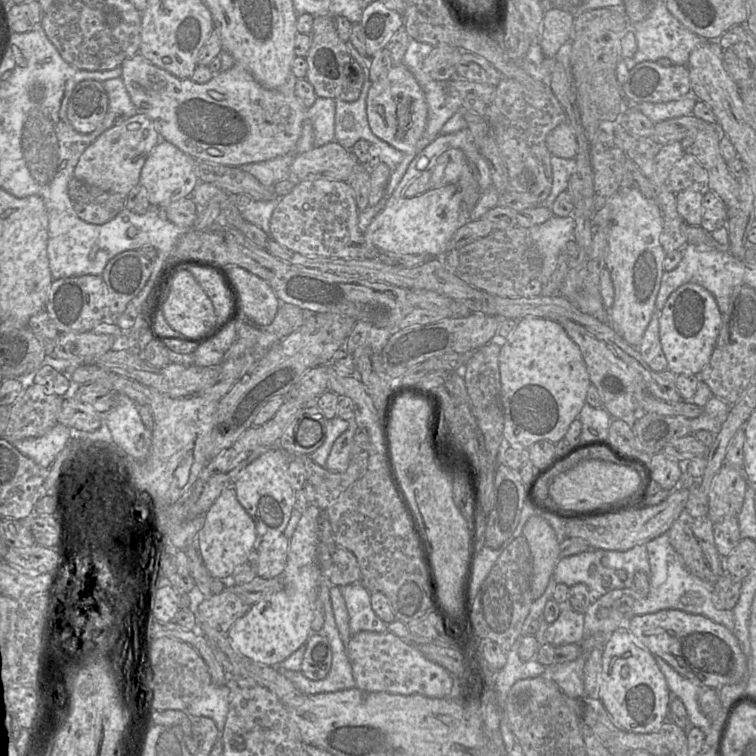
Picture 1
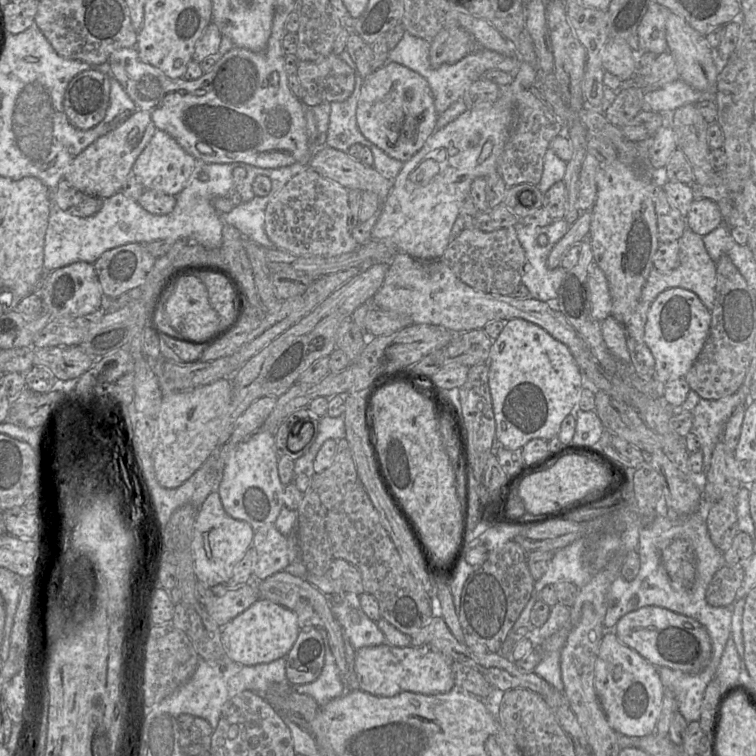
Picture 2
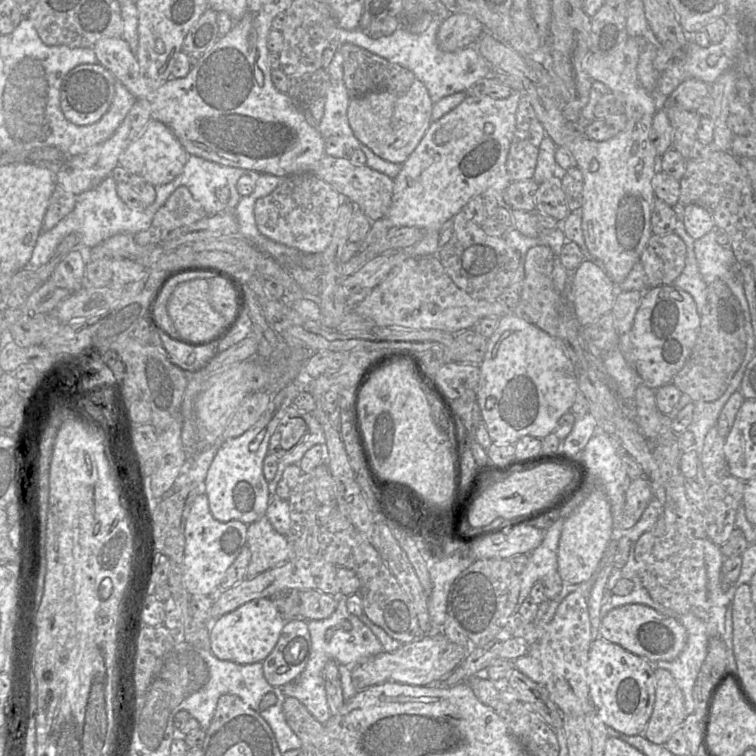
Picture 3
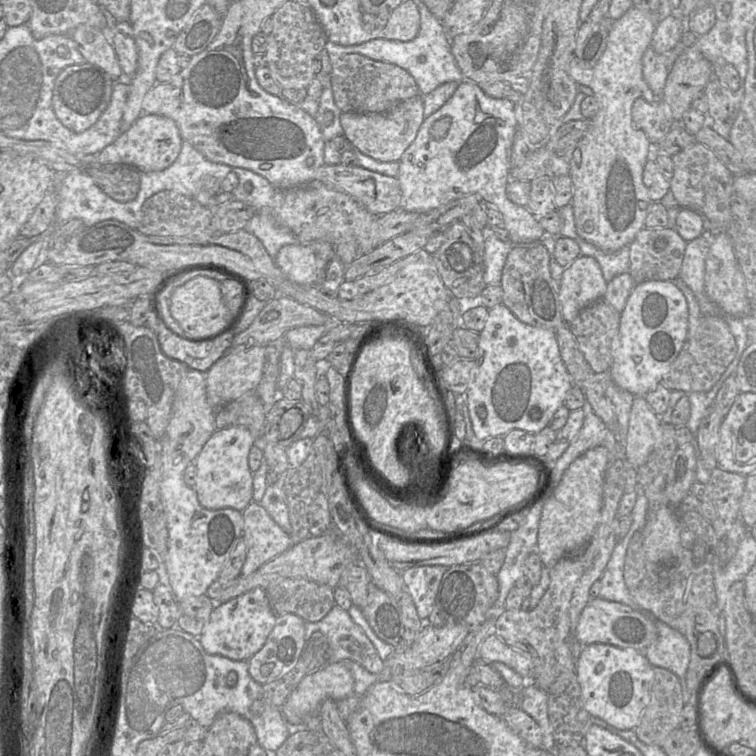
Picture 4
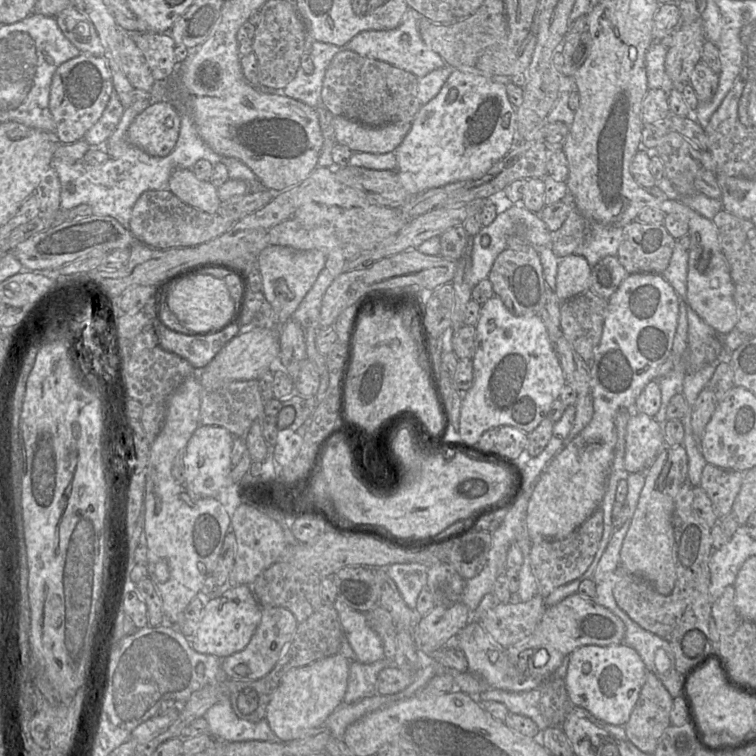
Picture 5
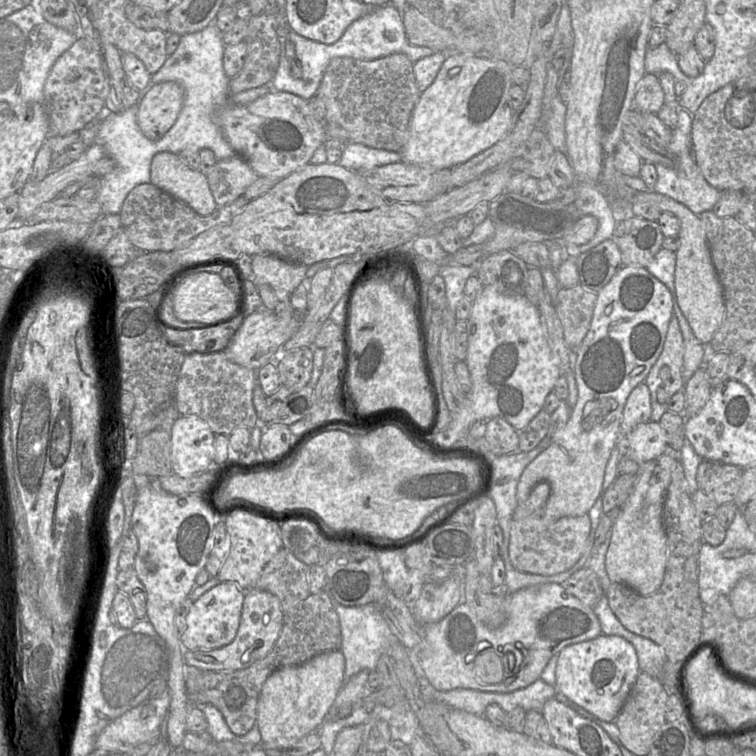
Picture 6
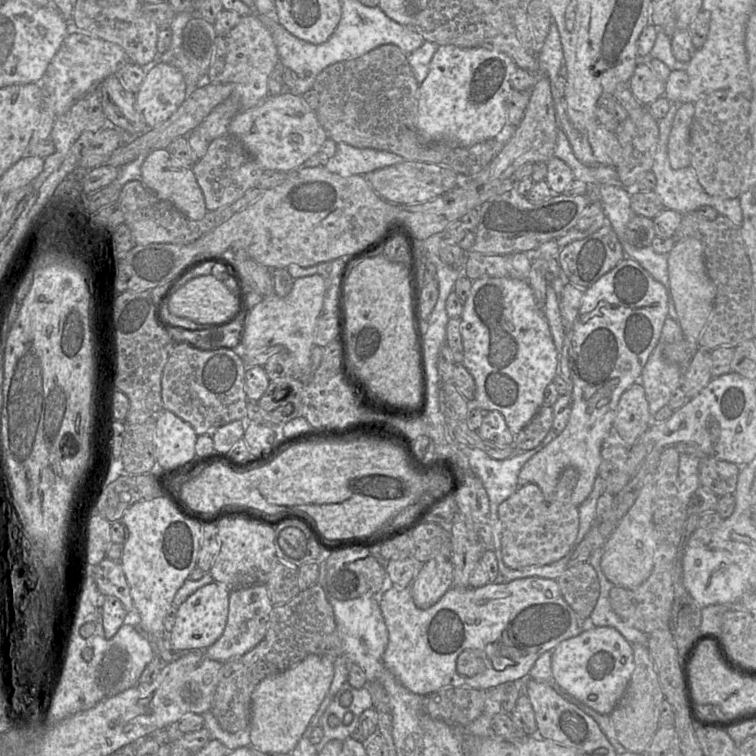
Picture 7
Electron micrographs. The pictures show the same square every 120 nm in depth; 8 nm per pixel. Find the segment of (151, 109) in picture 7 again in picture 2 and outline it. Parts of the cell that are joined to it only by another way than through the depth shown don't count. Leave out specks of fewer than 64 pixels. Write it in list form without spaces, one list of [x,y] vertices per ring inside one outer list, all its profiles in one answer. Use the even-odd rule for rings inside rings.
[[[156,129],[150,142],[136,159],[132,173],[144,189],[177,196],[185,188],[195,164],[196,160],[188,155],[169,134]]]

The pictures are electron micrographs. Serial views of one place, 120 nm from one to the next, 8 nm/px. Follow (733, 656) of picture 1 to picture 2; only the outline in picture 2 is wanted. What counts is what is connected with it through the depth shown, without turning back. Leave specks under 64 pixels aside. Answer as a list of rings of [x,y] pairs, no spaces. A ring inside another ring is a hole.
[[[645,606],[622,616],[614,627],[618,639],[654,666],[684,673],[702,671],[711,658],[711,640],[696,620],[658,606]]]

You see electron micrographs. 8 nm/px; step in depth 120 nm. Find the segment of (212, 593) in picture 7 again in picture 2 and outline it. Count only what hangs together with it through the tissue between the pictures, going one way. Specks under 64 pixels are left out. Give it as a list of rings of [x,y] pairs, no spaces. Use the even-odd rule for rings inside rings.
[[[260,598],[221,629],[221,640],[227,656],[234,662],[254,666],[285,658],[301,628],[297,615],[270,600]]]

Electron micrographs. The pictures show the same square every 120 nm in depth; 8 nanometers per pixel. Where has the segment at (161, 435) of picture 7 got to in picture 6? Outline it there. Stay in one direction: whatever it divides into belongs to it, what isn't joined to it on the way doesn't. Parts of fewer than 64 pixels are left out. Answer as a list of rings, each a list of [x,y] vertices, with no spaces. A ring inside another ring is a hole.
[[[180,415],[171,430],[171,462],[174,474],[191,478],[214,465],[215,434],[206,421]]]

